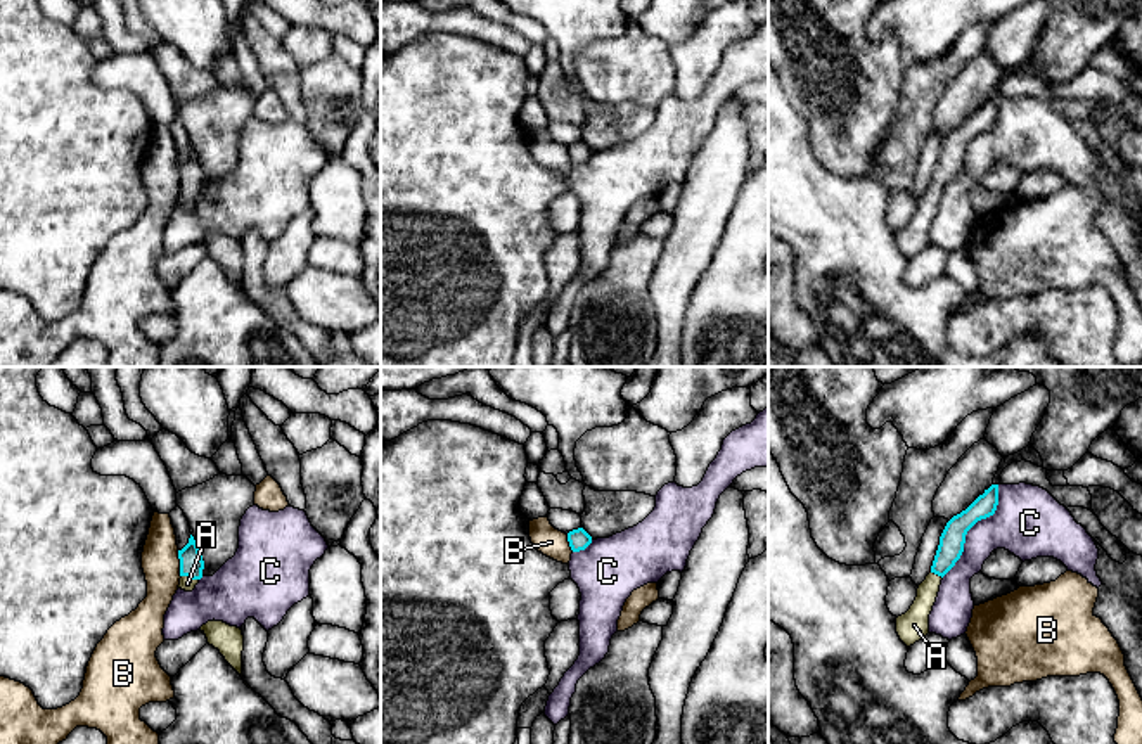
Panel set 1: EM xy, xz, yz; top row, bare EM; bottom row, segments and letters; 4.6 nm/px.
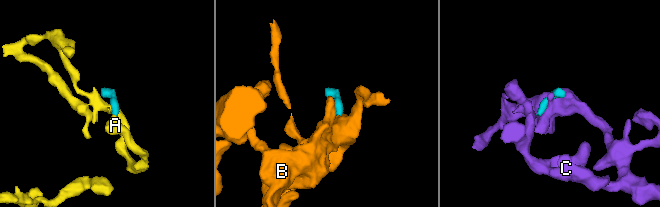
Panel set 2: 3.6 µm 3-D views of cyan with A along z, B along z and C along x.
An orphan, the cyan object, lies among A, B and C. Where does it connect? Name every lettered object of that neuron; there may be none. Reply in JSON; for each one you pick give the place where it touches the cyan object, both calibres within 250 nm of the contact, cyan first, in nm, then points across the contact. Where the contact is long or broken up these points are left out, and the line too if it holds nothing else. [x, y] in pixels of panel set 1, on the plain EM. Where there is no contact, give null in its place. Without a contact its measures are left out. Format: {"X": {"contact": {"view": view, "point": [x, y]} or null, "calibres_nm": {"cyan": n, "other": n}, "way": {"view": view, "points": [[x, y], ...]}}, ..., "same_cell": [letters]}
{"A": {"contact": {"view": "xy", "point": [191, 189]}, "calibres_nm": {"cyan": 110, "other": 70}, "way": {"view": "xy", "points": [[191, 173], [191, 189], [187, 196]]}}, "same_cell": ["A"]}

